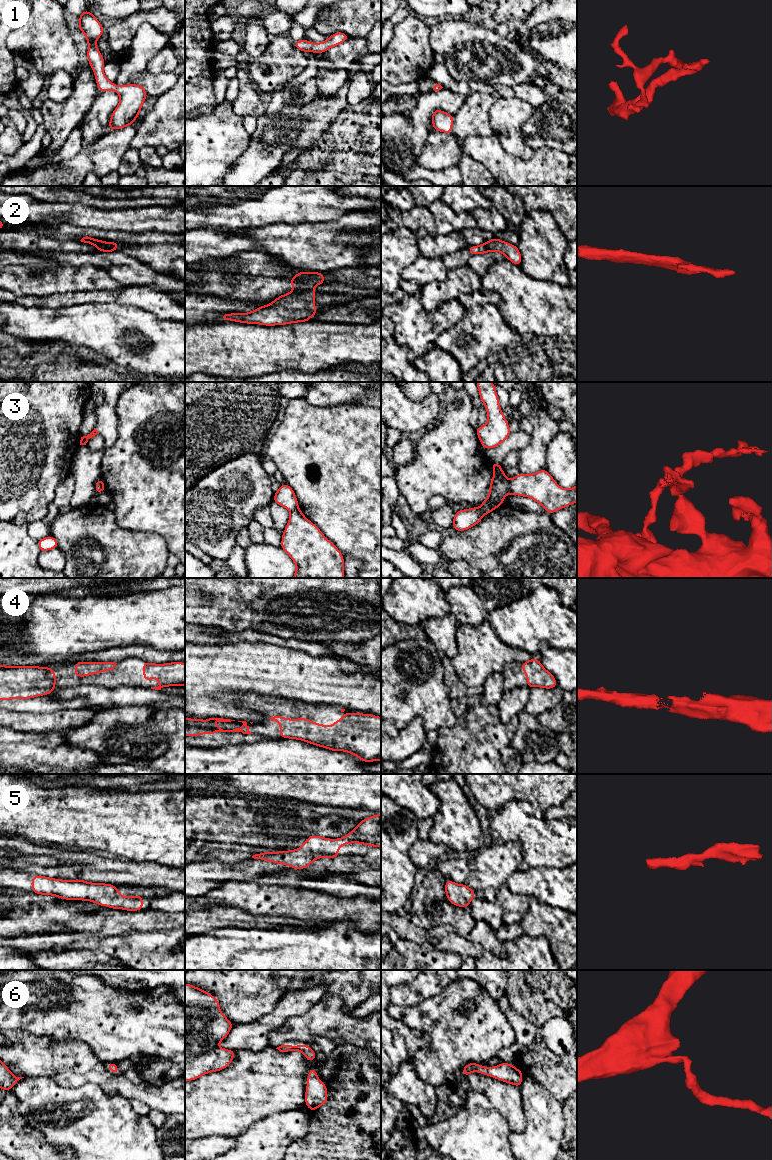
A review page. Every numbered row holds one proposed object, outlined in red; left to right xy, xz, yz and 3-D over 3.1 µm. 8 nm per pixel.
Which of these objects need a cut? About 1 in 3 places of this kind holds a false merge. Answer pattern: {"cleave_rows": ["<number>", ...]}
{"cleave_rows": ["2", "3"]}

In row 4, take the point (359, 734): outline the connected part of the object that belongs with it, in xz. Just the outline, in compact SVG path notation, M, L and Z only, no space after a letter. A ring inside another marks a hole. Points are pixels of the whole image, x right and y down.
M346 714L331 726L307 718L270 717L280 724L280 739L297 739L330 751L344 751L363 762L381 761L381 717Z

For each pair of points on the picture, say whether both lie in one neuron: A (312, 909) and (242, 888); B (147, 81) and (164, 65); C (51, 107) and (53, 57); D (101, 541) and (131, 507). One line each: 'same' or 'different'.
A: same
B: different
C: different
D: different

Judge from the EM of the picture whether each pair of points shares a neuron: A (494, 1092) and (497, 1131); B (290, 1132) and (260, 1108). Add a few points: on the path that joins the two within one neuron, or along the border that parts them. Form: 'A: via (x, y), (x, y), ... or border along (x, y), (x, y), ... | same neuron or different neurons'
A: border along (479, 1092), (503, 1116), (509, 1128) | different neurons
B: border along (293, 1109), (284, 1109), (259, 1118), (249, 1126) | different neurons

